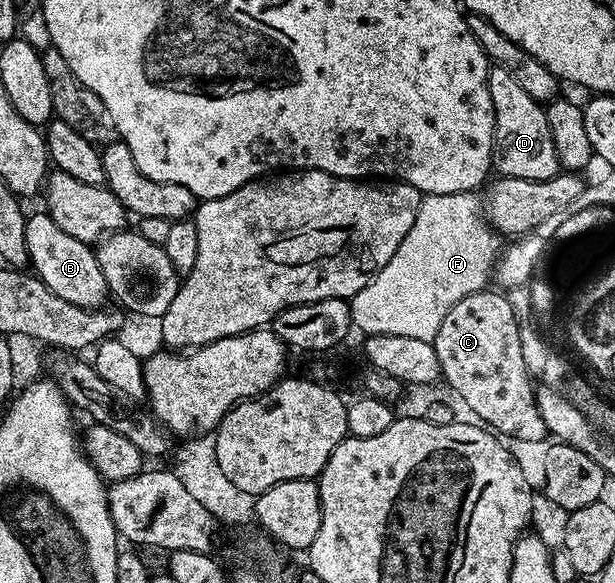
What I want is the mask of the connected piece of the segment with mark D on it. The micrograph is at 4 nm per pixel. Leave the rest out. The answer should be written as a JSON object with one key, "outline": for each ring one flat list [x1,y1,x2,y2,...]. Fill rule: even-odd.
{"outline":[[497,64,491,65,490,68,488,92,492,96,492,104,494,105,493,169,499,170,497,173,503,178,519,178,520,180,536,180,537,182,548,180,559,174,556,144,552,144,552,128,548,124,545,105,532,100,532,96,528,96,528,92,524,92,524,88,520,88,520,84,516,84,516,76,512,76,512,72,508,72]]}

